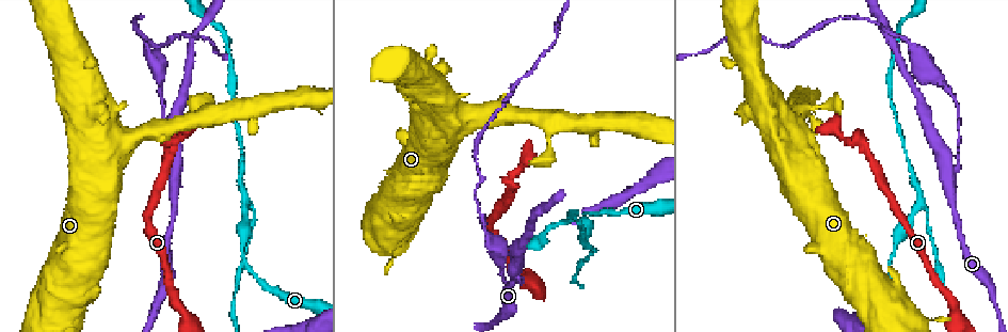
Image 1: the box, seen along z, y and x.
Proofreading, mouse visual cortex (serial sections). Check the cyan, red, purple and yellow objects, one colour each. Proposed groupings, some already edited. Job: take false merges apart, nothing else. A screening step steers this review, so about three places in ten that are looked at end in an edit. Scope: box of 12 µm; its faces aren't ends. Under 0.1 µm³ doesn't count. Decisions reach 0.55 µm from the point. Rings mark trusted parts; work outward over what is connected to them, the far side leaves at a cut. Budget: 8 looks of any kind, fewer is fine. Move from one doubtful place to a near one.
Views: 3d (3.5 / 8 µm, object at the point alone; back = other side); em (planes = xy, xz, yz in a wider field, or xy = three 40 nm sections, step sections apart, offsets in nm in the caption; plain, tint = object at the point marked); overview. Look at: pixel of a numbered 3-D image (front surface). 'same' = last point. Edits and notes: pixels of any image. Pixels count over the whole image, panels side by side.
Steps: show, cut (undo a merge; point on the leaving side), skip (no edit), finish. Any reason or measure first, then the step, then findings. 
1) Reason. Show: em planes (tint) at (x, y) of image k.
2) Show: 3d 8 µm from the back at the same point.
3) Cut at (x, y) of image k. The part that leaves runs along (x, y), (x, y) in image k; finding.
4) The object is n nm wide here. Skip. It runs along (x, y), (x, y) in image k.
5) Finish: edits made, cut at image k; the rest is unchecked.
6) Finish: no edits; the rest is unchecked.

Thick turns thin. Show: 3d 3.5 µm at (518, 273) of image 1.

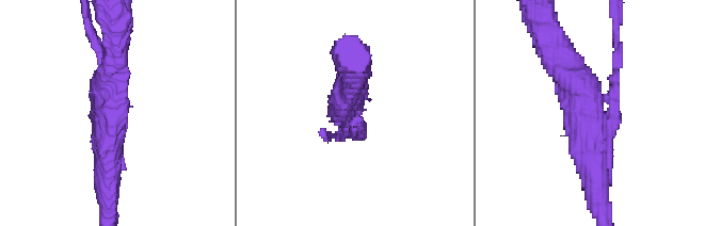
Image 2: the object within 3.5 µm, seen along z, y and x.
3 arms meet here; the arms are 150, 350, 450 nm wide; shape alone is not enough. Show: em planes (tint) at (111, 131) of image 2.

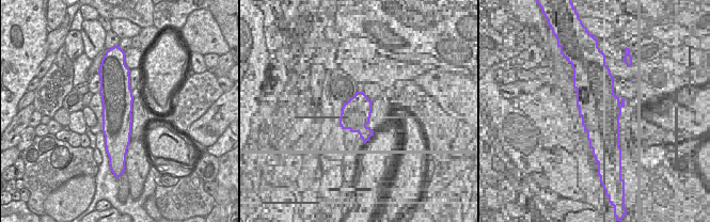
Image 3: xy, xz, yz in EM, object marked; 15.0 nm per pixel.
Cut at (612, 78) of image 2. The part that leaves runs along (608, 122), (613, 118), (615, 33) in image 2; a second cell is stuck on.

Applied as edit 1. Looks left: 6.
Show: overview.

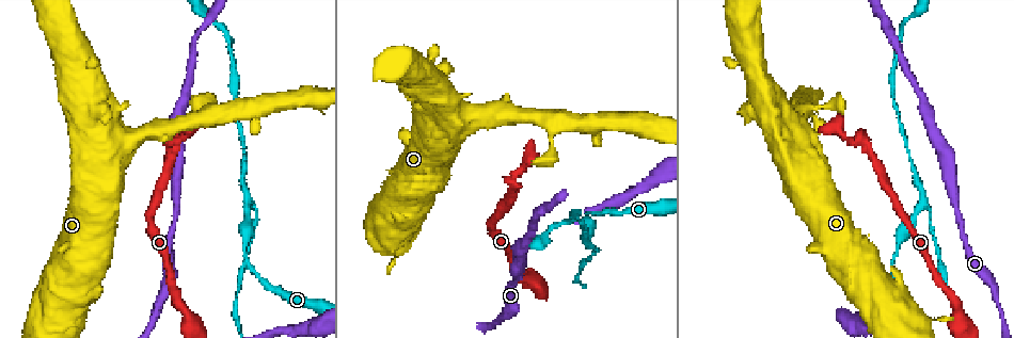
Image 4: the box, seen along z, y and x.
Narrows sharply. Show: 3d 8 µm from the back at (853, 144) of image 4.

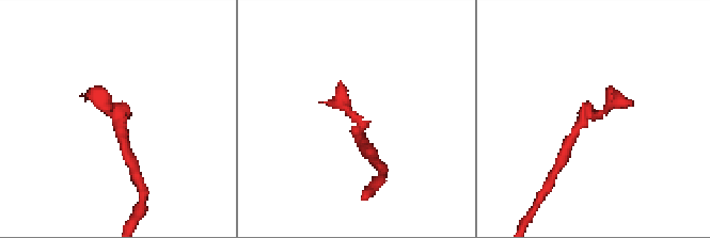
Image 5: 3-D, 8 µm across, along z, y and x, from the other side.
Show: em xy step 2 (tint) at (357, 120) of image 5.

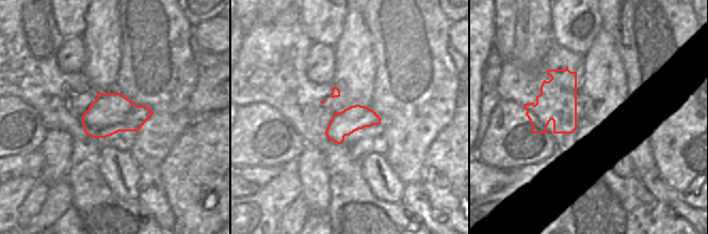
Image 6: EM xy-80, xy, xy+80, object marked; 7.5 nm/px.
Cut at (344, 105) of image 5. A second cell is stuck on.

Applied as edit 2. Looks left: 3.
Show: 3d 3.5 µm at (124, 144) of image 4.

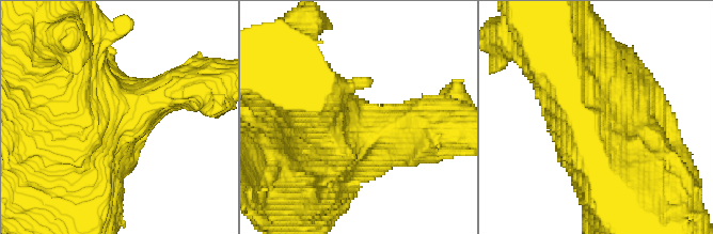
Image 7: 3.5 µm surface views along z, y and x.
Need the tissue. Show: em xy step 1 (tint) at the same point.

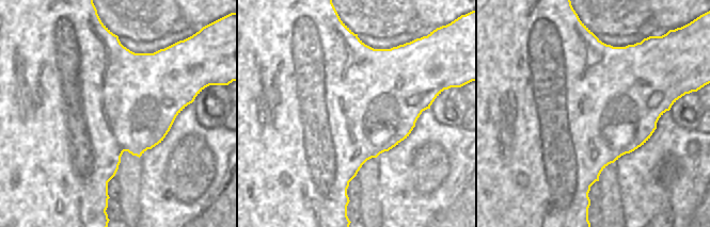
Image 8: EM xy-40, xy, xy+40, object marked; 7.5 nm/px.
Show: em planes (tint) at the same point.

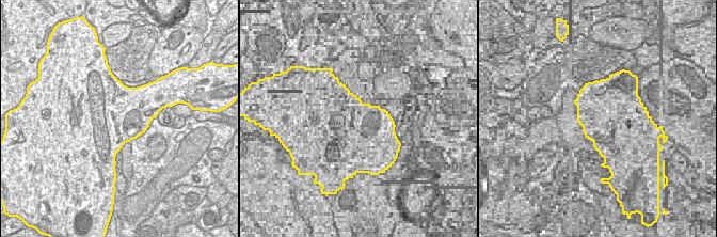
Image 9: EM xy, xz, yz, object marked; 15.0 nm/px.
Skip. It runs along (640, 207), (624, 135), (581, 106) in image 7; one cell here.

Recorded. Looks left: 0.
Finish: edits made, cut at image 2, cut at image 5; the rest is unchecked.

